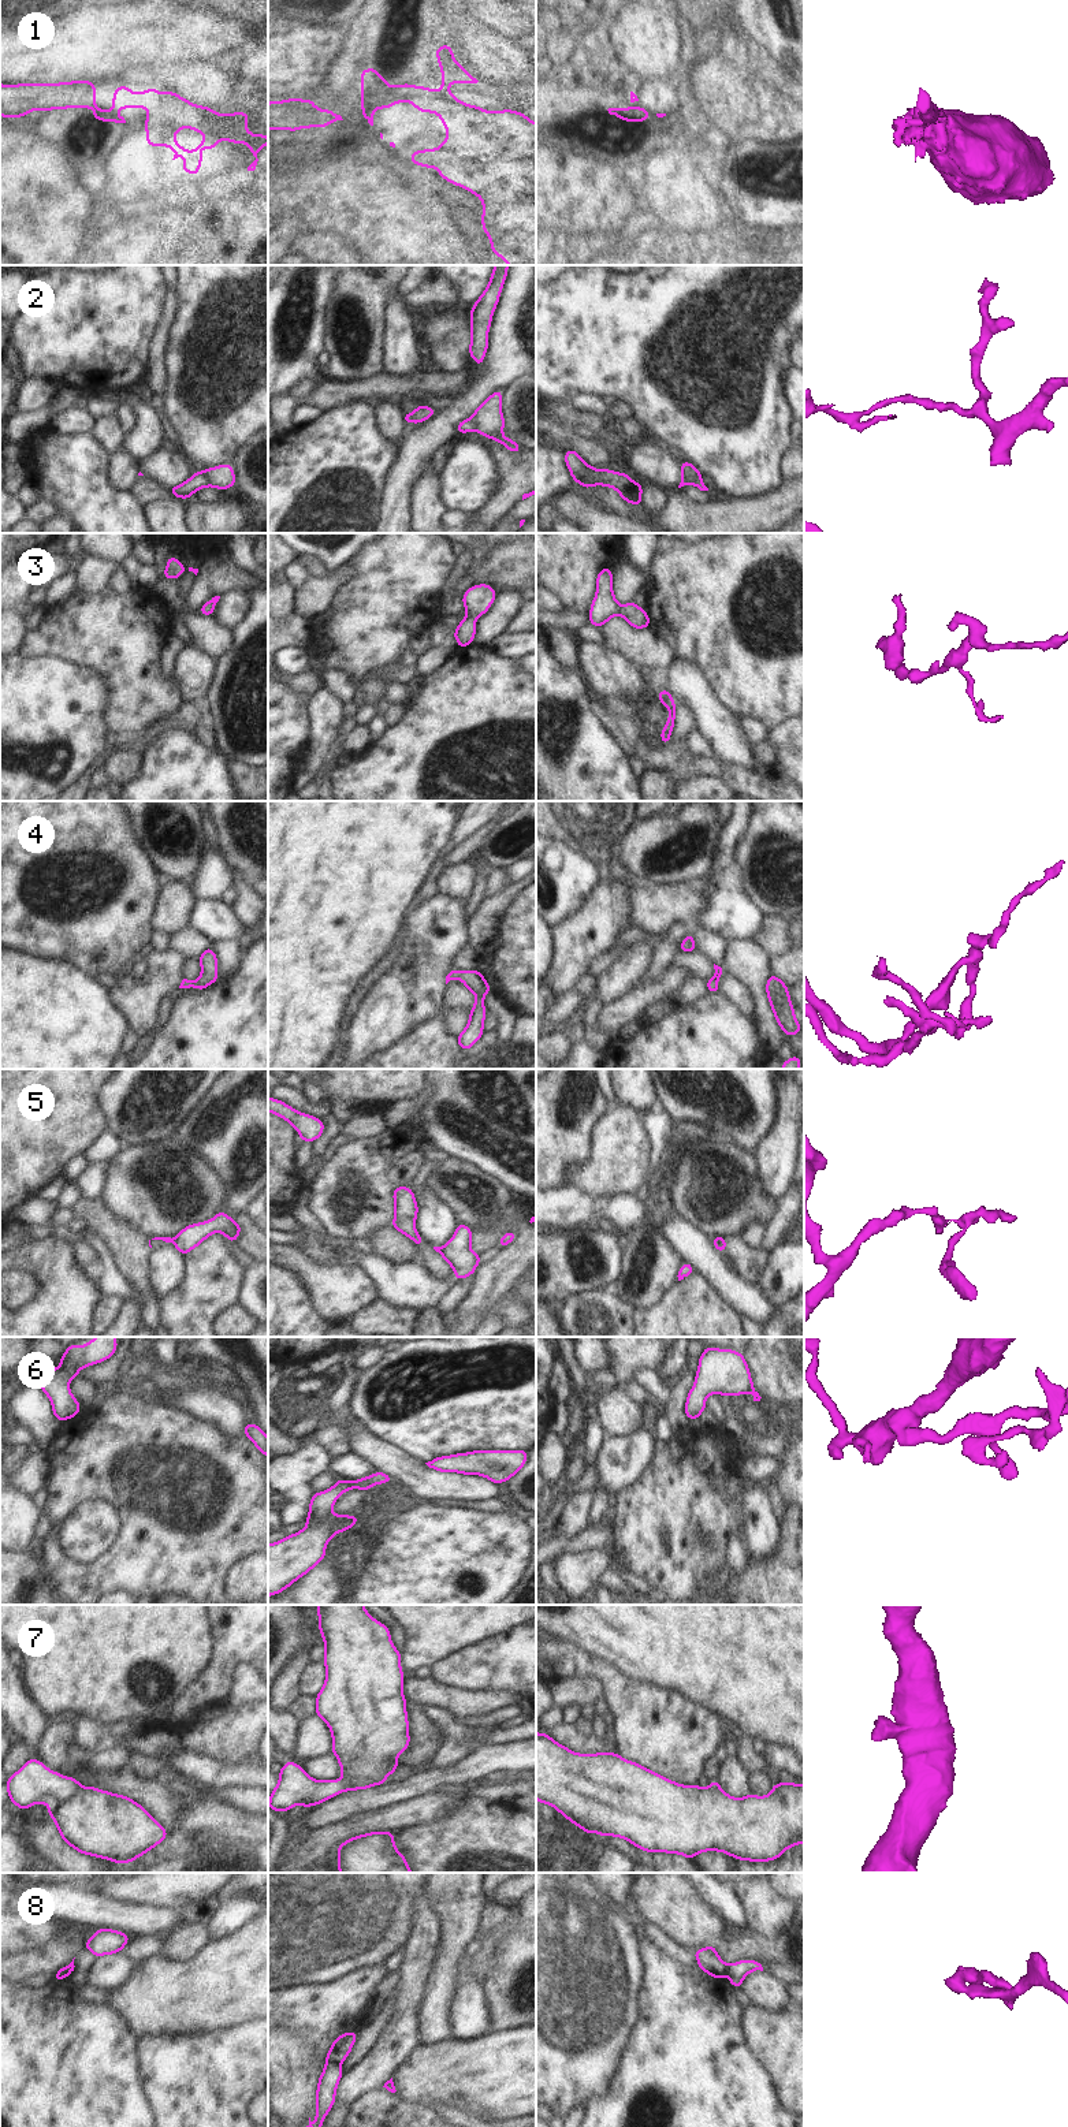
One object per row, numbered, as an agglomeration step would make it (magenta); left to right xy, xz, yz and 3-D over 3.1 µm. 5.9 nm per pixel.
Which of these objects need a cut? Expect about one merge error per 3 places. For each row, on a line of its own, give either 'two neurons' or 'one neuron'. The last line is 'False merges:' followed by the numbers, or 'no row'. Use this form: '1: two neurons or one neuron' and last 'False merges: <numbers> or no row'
1: one neuron
2: two neurons
3: one neuron
4: one neuron
5: two neurons
6: one neuron
7: two neurons
8: two neurons
False merges: 2, 5, 7, 8

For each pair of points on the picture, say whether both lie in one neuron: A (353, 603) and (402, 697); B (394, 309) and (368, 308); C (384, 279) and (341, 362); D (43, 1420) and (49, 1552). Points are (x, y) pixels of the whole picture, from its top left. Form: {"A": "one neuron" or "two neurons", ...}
{"A": "two neurons", "B": "two neurons", "C": "one neuron", "D": "two neurons"}

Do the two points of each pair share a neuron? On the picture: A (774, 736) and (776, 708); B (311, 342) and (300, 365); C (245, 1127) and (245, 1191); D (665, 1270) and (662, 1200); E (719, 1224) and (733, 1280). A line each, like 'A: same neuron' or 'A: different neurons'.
A: different neurons
B: same neuron
C: same neuron
D: same neuron
E: different neurons

